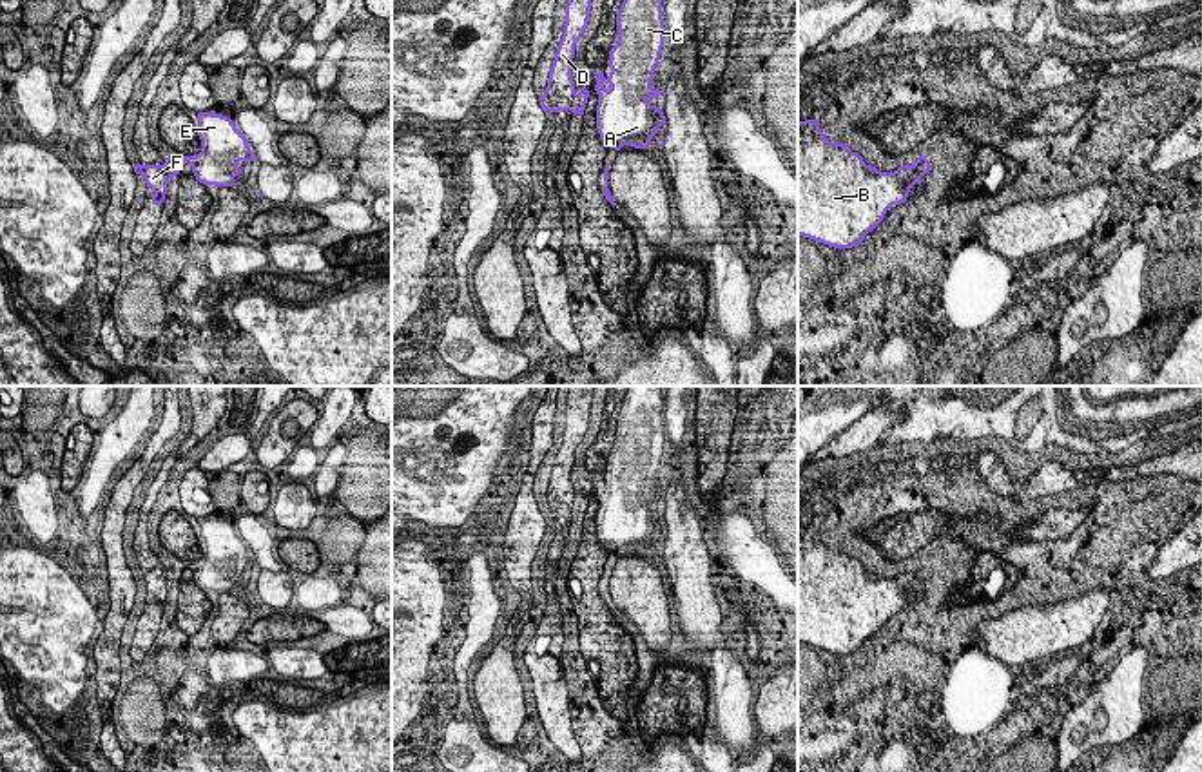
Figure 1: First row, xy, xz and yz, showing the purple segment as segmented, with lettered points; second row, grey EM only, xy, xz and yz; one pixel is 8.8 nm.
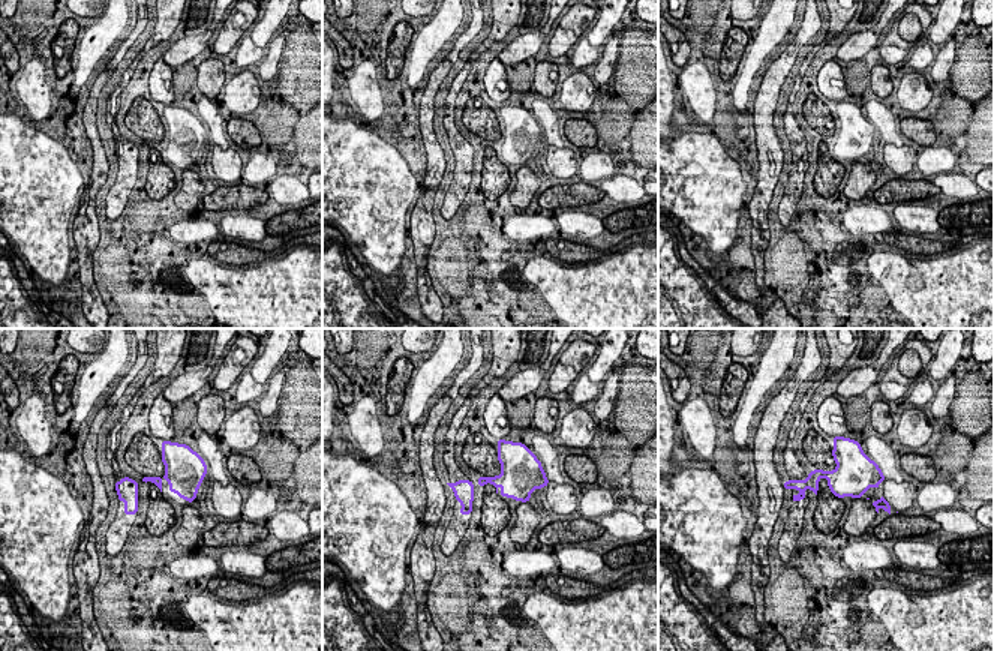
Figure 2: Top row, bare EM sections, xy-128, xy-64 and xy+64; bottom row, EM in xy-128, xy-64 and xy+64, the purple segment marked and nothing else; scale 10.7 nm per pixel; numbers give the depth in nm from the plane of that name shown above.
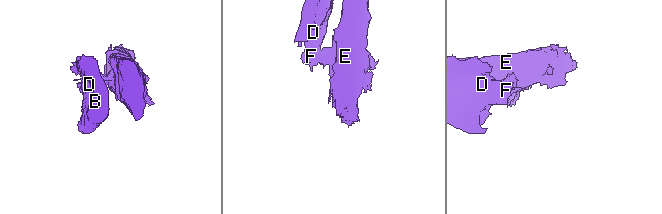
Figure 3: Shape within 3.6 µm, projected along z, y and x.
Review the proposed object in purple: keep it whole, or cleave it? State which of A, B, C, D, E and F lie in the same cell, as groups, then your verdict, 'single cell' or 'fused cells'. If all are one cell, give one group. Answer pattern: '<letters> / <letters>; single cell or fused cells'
A C E / B D F; fused cells

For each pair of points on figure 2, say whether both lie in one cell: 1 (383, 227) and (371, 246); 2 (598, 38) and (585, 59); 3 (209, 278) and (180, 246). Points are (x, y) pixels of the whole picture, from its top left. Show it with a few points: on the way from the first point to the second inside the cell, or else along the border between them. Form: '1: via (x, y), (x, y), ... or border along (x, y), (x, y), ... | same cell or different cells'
1: border along (351, 236), (369, 234), (392, 257), (404, 249) | different cells
2: border along (586, 39), (595, 48) | different cells
3: border along (216, 234), (191, 245), (185, 252), (185, 267) | different cells

